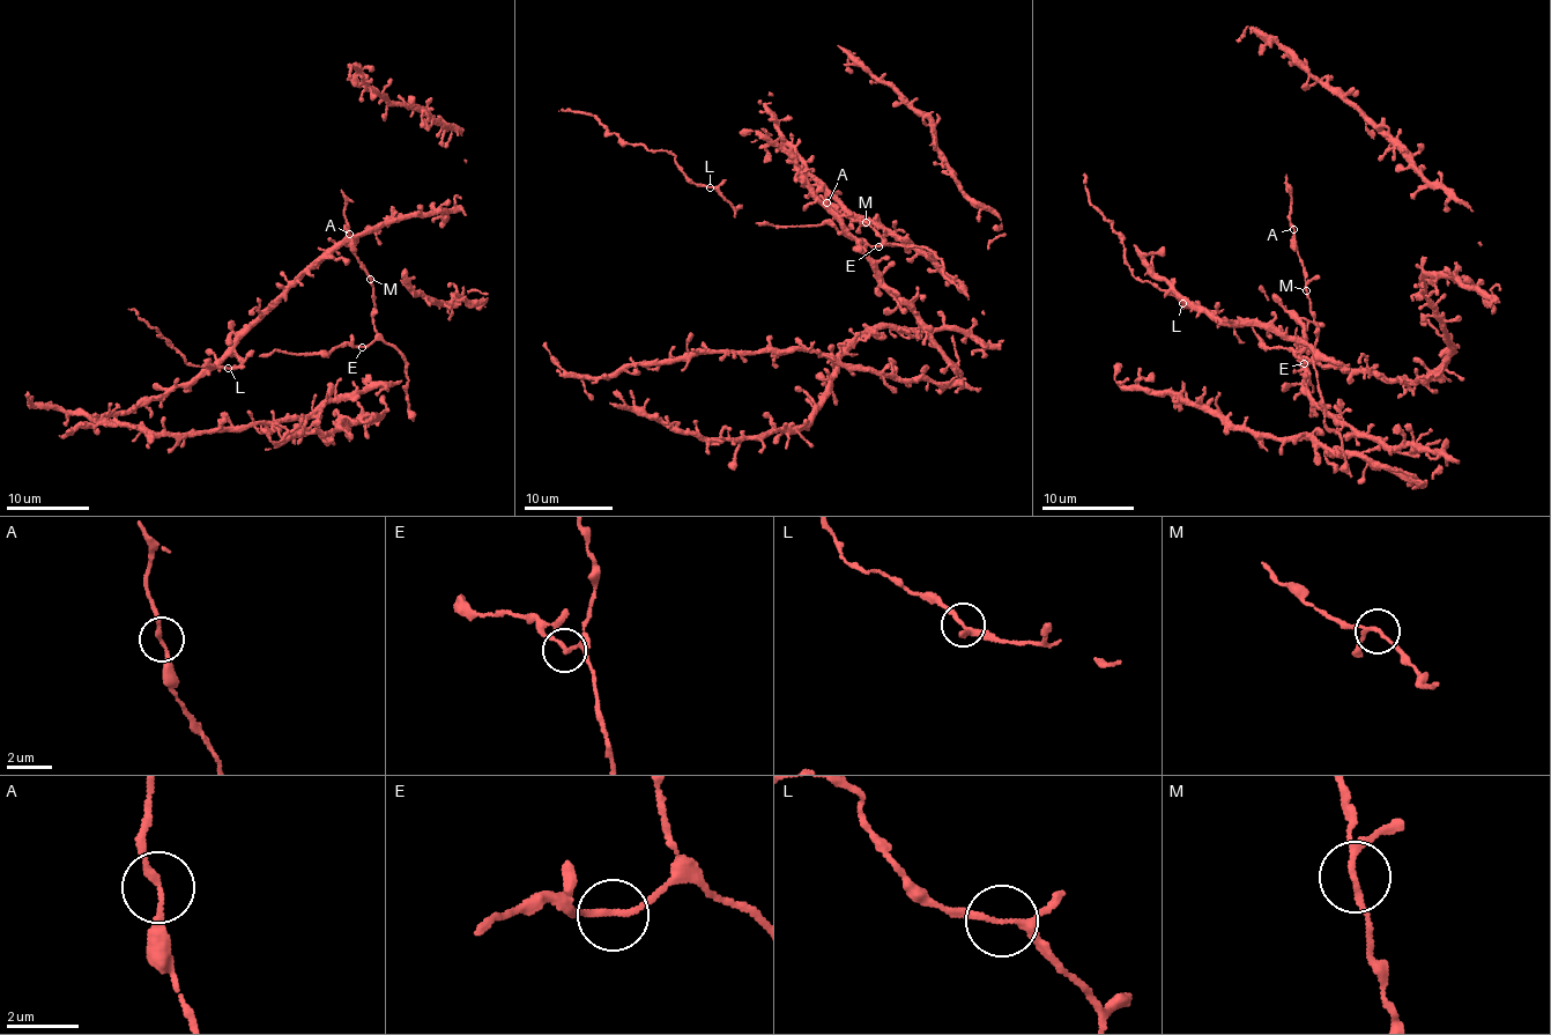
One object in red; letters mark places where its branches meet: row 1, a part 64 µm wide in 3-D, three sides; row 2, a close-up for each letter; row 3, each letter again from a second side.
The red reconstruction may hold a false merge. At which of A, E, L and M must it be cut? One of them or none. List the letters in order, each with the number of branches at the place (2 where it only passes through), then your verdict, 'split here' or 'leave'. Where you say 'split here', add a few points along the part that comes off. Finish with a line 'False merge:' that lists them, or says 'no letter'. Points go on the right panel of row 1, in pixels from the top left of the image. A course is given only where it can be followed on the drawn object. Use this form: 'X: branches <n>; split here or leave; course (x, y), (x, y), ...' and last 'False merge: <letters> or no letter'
A: branches 2; leave
E: branches 2; leave
L: branches 3; leave
M: branches 3; leave
False merge: no letter

